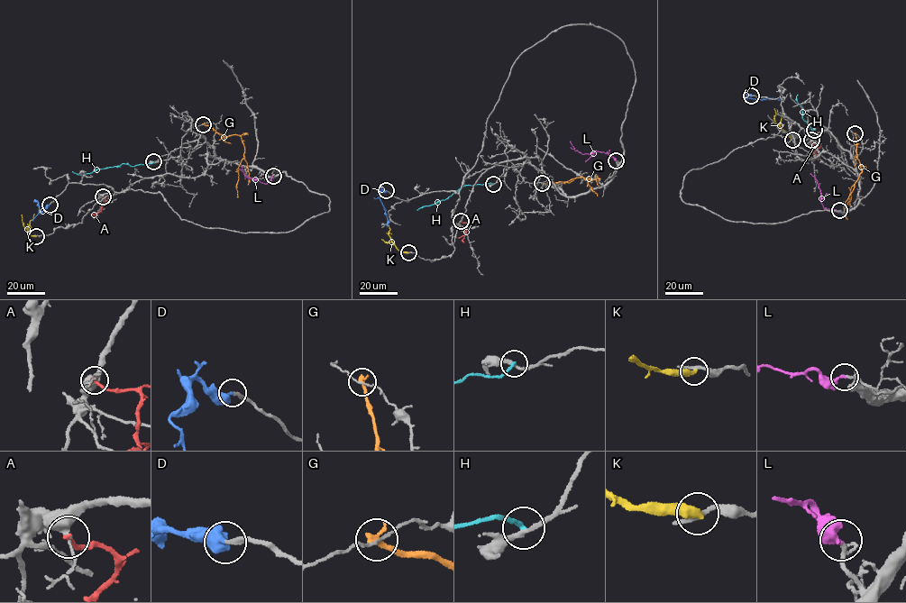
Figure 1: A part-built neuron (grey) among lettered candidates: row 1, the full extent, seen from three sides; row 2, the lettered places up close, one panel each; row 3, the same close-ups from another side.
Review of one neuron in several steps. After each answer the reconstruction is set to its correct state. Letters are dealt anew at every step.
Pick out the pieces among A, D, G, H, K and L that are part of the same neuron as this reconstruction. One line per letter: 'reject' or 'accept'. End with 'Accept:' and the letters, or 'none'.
A: reject
D: accept
G: reject
H: reject
K: reject
L: accept
Accept: D, L

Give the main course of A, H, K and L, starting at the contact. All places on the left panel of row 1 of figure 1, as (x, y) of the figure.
A: (103, 196), (107, 200), (93, 217)
H: (153, 161), (133, 166), (121, 164), (77, 175), (72, 171)
K: (36, 236), (27, 233), (34, 214)
L: (273, 176), (267, 183), (252, 180), (242, 170), (242, 167)

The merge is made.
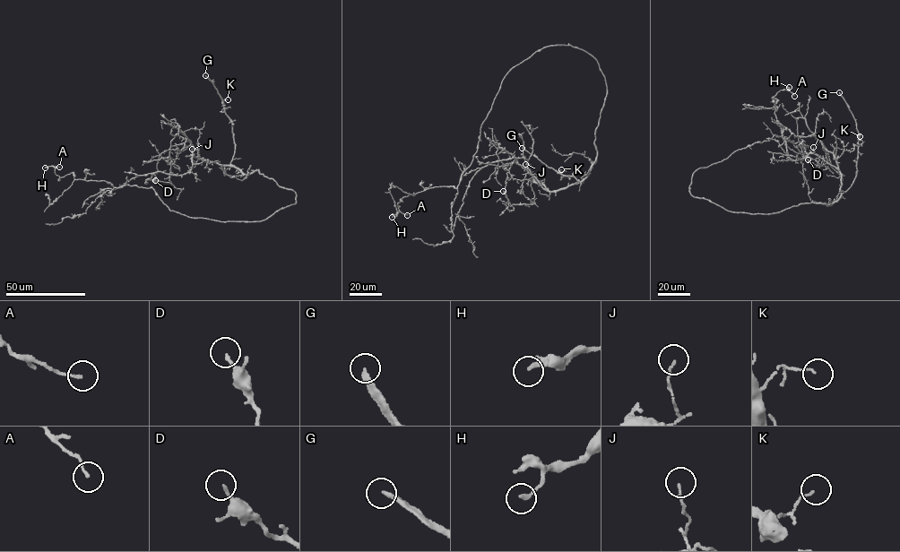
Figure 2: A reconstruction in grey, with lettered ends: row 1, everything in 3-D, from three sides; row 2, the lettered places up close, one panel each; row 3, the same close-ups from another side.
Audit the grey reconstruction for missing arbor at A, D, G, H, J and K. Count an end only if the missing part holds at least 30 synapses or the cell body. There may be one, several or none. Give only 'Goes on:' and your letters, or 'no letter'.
Goes on: G

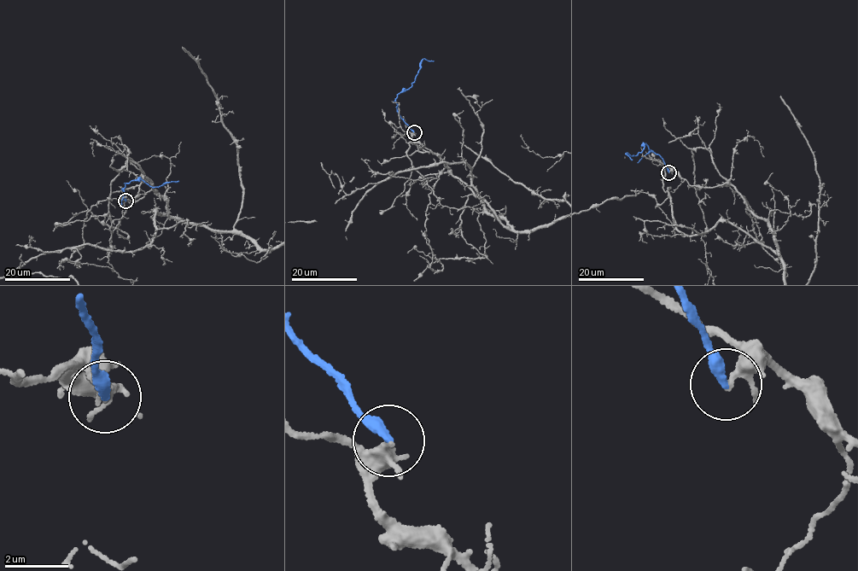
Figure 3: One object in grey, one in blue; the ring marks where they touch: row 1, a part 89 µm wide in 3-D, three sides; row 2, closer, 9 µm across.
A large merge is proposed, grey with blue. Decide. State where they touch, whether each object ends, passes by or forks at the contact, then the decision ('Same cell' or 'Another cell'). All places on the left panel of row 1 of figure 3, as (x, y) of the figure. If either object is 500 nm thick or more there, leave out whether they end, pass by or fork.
Place: (125, 201). At the ring grey passes by. At the ring blue ends. Another cell

